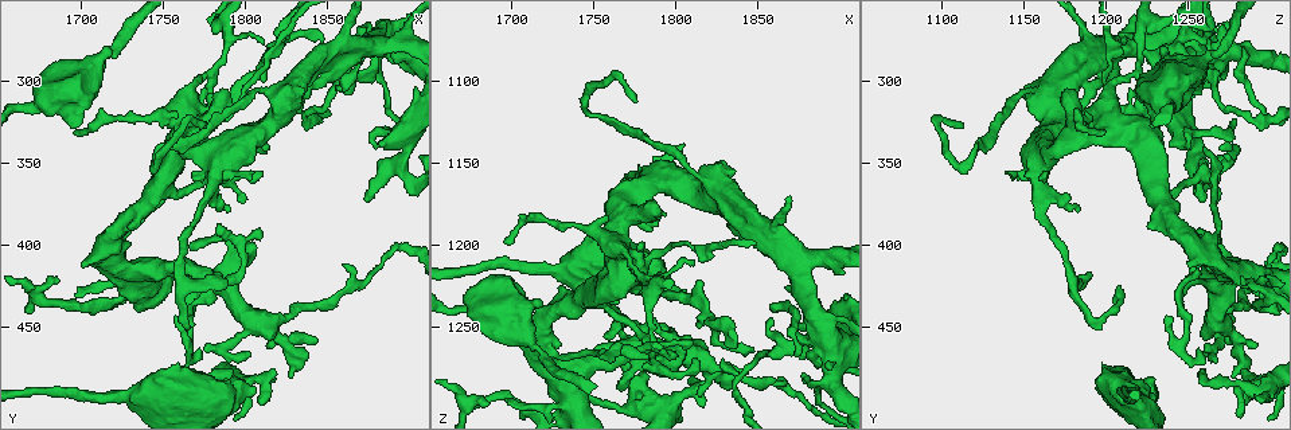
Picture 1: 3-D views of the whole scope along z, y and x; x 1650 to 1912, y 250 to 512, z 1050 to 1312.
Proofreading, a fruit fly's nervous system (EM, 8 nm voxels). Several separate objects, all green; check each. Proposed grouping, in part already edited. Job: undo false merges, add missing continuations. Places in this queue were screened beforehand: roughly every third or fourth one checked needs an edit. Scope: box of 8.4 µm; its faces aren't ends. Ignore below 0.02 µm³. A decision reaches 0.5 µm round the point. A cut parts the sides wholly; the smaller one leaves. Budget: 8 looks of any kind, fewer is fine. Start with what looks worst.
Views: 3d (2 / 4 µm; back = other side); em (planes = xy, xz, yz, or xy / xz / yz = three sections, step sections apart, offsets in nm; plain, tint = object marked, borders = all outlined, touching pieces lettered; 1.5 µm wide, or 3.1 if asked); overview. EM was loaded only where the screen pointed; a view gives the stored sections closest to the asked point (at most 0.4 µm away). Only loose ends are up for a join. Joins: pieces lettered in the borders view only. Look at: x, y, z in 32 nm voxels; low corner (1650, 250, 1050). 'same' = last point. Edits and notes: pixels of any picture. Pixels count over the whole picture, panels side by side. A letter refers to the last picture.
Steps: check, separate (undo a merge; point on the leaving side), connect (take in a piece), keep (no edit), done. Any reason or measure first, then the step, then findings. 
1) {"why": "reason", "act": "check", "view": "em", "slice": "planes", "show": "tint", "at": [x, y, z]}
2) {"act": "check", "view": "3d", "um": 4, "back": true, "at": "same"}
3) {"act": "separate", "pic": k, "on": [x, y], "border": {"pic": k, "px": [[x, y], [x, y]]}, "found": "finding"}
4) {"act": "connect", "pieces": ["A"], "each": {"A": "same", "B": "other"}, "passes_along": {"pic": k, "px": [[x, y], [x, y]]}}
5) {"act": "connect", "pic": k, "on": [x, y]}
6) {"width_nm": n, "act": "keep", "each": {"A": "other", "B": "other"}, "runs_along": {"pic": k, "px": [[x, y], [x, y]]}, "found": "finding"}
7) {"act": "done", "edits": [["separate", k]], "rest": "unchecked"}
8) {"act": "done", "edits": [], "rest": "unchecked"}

{"act": "check", "view": "3d", "um": 4, "at": [1736, 384, 1268]}

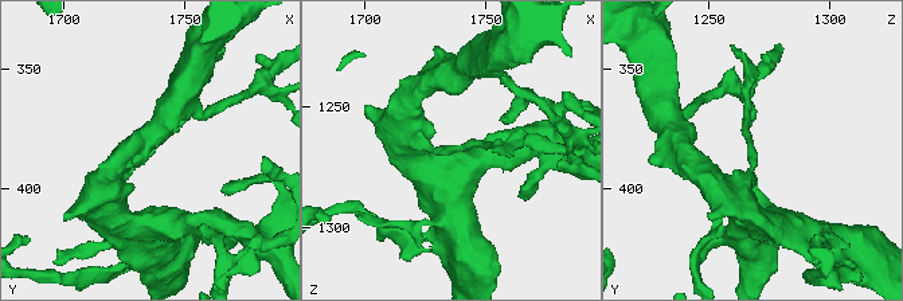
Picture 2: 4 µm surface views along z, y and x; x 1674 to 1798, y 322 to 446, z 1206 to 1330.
{"act": "check", "view": "em", "slice": "planes", "show": "plain", "at": [1735, 387, 1268]}

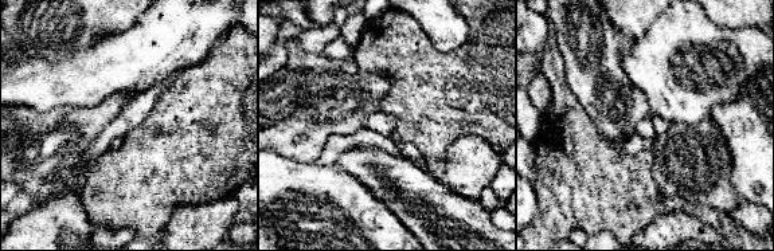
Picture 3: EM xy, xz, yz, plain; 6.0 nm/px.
{"why": "what lies round it", "act": "check", "view": "em", "slice": "planes", "show": "borders", "at": "same"}

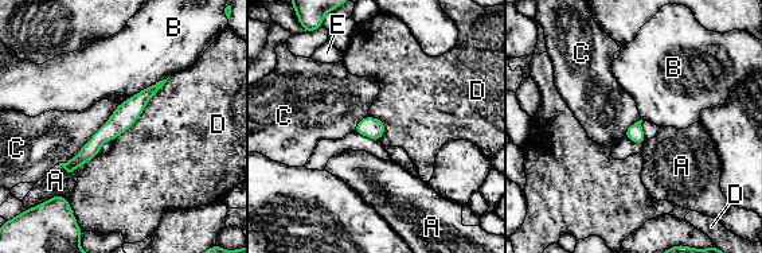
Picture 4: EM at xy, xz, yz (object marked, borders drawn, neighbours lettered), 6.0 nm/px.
{"act": "keep", "each": {"A": "other", "B": "other", "C": "other", "D": "other", "E": "other"}, "runs_along": {"pic": 4, "px": [[155, 88], [67, 170]]}, "found": "all the same neuron"}

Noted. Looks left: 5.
{"why": "thick end", "act": "check", "view": "3d", "um": 4, "at": [1768, 358, 1164]}

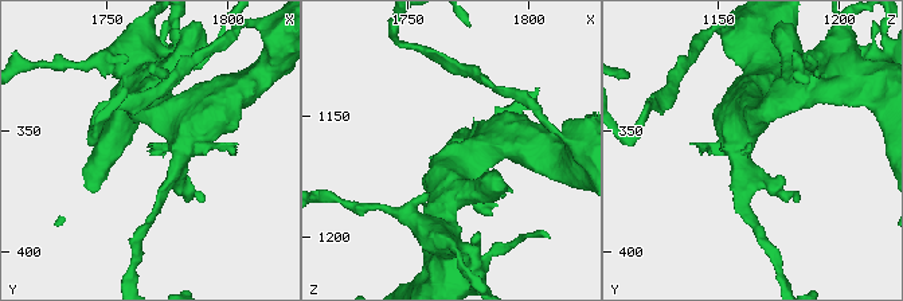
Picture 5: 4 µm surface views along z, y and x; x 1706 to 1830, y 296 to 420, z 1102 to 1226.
{"act": "check", "view": "em", "slice": "planes", "show": "borders", "at": [1768, 359, 1163]}

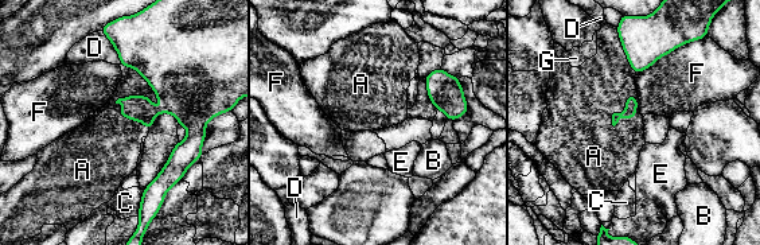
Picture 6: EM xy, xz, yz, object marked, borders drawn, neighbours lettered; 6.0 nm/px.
{"act": "keep", "each": {"A": "other", "B": "other", "C": "other", "D": "other", "E": "other", "F": "other", "G": "other"}, "found": "no lettered piece goes on from it"}

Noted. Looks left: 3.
{"act": "check", "view": "3d", "um": 2, "at": [1792, 476, 1258]}

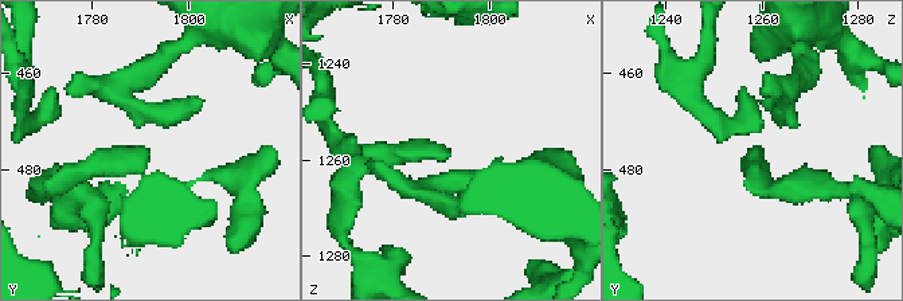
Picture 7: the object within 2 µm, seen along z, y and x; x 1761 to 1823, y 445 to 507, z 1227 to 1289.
{"act": "check", "view": "em", "slice": "planes", "show": "tint", "at": [1792, 476, 1259]}

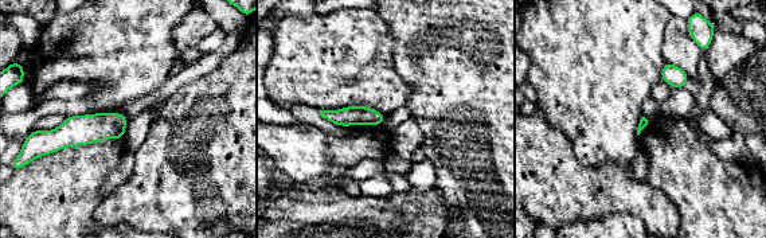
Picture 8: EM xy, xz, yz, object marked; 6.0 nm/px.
{"act": "check", "view": "em", "slice": "planes", "show": "borders", "at": "same"}

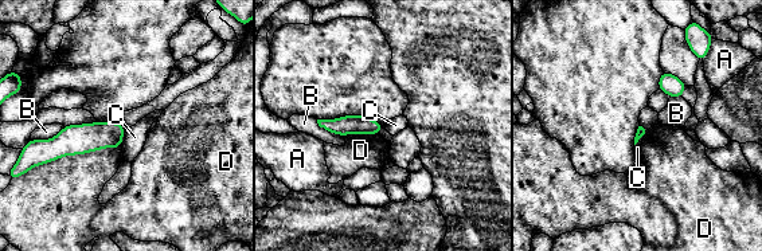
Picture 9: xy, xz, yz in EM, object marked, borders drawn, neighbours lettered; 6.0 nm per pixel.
{"act": "keep", "each": {"A": "other", "B": "other", "C": "other", "D": "other"}, "border": {"pic": 9, "px": [[125, 129], [121, 144]]}, "found": "none of them fits"}

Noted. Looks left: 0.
{"act": "done", "edits": [], "rest": "unchecked"}

